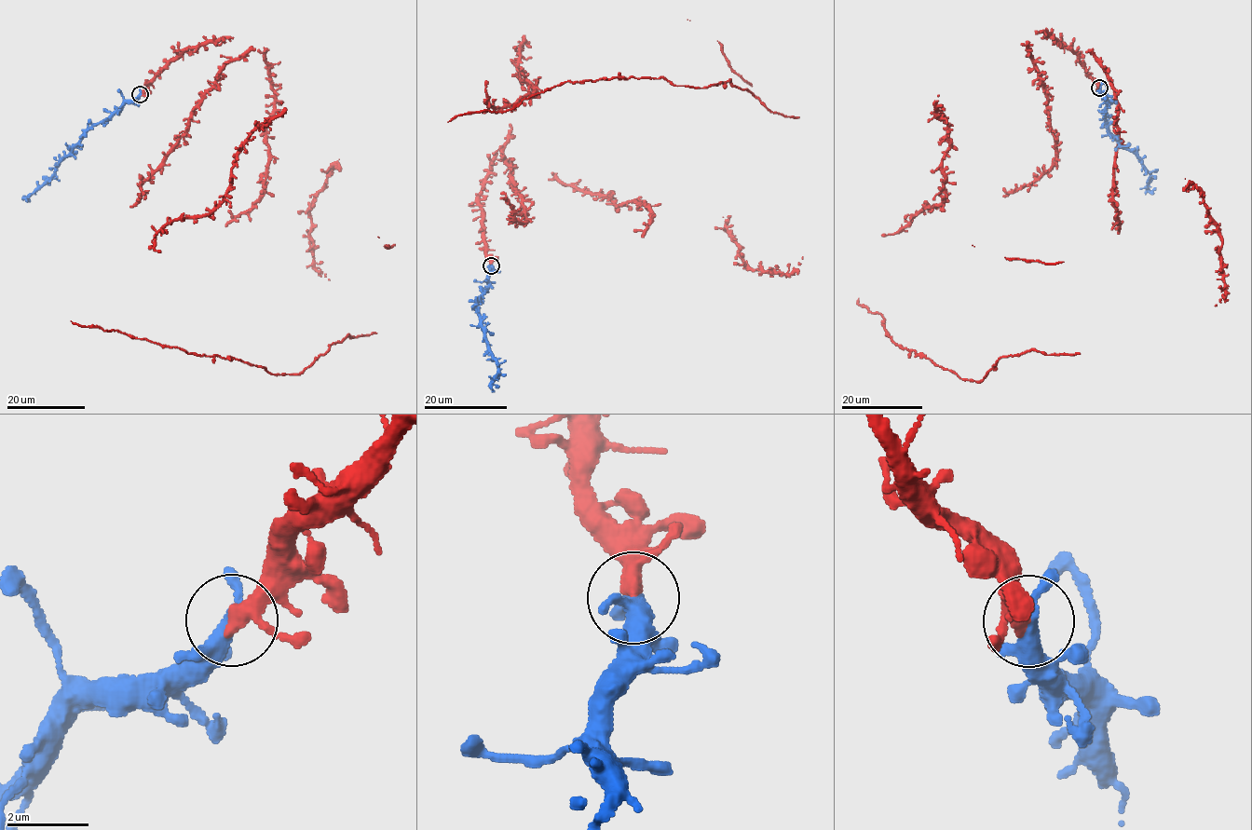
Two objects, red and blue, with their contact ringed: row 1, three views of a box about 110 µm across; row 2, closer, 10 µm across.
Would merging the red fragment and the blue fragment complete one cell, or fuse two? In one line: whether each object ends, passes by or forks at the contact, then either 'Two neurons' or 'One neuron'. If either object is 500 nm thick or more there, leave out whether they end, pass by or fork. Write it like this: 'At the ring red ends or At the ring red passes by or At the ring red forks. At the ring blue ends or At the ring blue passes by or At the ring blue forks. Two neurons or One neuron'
At the ring red passes by. At the ring blue forks. One neuron

